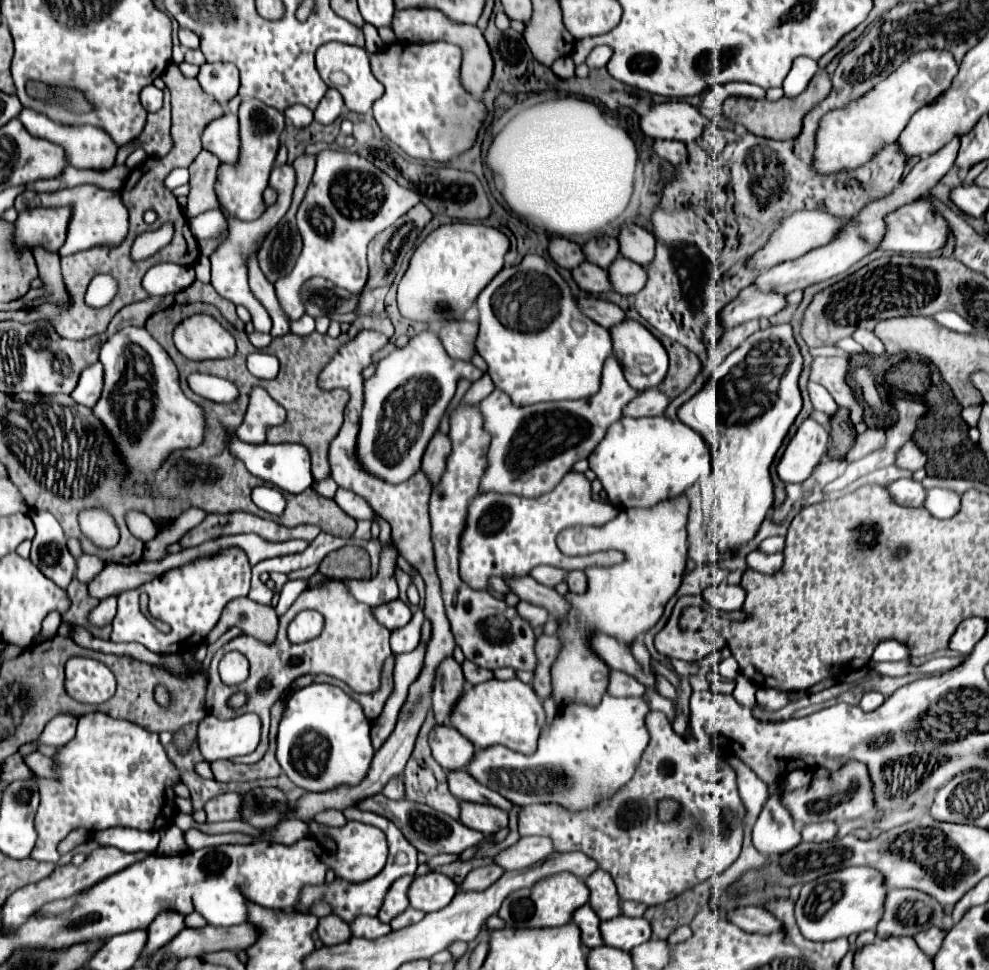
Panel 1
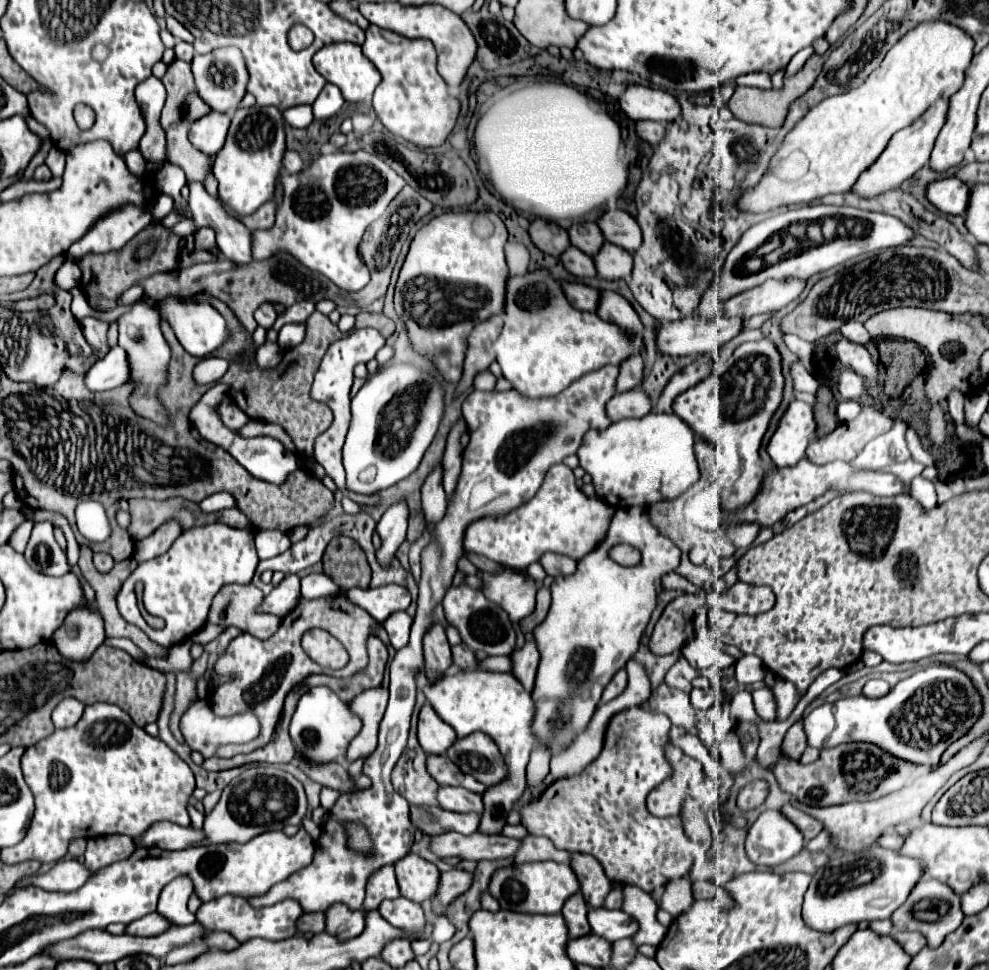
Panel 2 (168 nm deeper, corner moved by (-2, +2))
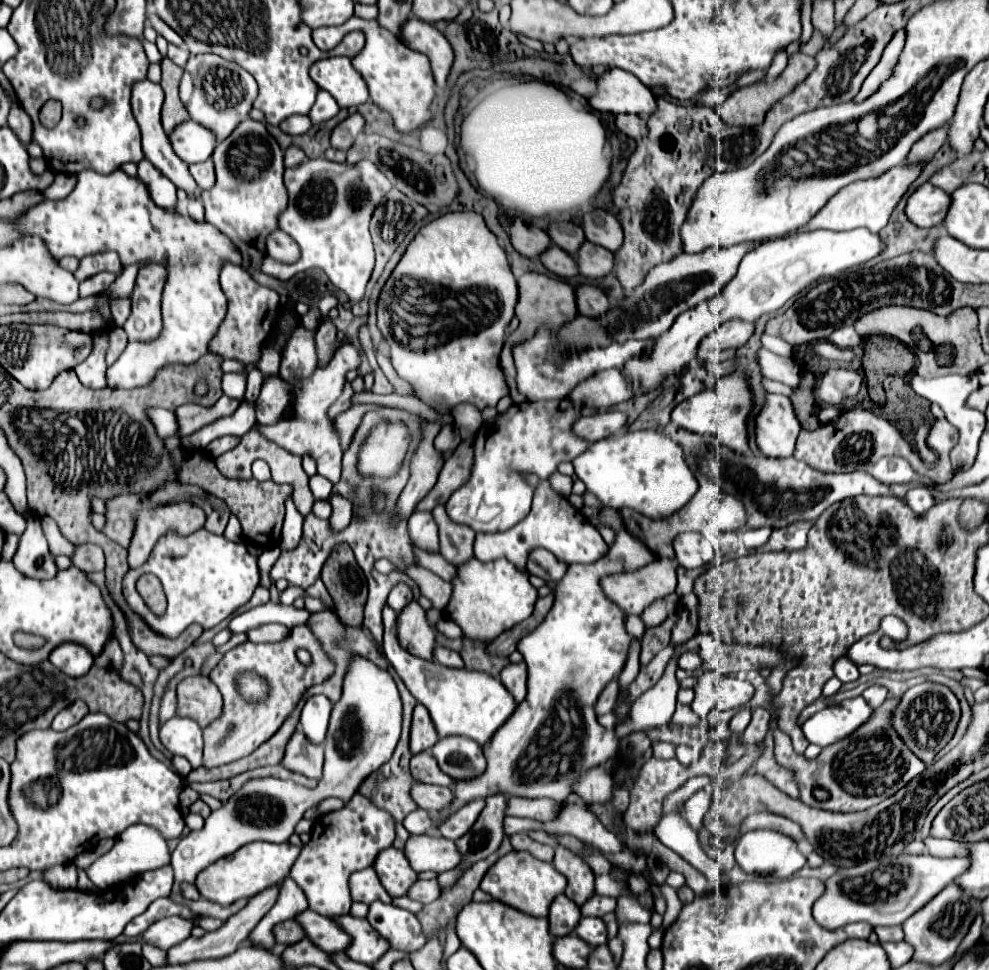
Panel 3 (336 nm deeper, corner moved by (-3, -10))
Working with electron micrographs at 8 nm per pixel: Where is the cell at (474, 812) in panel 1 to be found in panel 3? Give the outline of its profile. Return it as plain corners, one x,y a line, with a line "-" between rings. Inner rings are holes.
414,782
410,796
414,796
414,802
428,812
440,812
452,802
452,790
442,788
442,786
434,786
434,784

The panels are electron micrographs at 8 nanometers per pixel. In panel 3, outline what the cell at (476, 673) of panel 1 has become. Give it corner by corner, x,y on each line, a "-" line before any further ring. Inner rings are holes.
444,646
434,648
434,660
444,664
444,666
450,666
450,668
464,668
464,662
462,662
460,654
450,650
450,648
444,648

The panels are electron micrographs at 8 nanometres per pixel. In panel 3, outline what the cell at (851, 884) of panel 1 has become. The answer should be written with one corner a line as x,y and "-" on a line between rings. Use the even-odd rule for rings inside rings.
902,854
898,858
868,860
852,868
842,868
826,880
826,892
814,904
814,918
828,930
842,928
850,922
868,922
872,926
902,924
942,888
962,876
966,868
970,868
968,858
936,858
930,854

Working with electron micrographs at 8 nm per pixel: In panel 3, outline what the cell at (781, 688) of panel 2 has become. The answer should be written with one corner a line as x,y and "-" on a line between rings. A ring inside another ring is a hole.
888,698
886,704
882,704
880,708
874,710
874,716
870,716
870,720
866,724
862,724
862,728
854,730
850,736
846,736
846,740
838,740
838,744
822,748
822,752
814,760
808,760
806,756
796,754
792,748
790,736
786,736
782,730
778,730
778,724
774,722
772,730
774,730
774,742
776,742
776,748
774,748
776,762
794,774
796,784
800,788
800,800
804,804
808,804
812,808
832,810
832,812
866,810
866,808
890,798
902,786
906,786
914,776
918,776
926,770
924,762
918,760
918,756
914,756
914,752
910,752
910,748
906,748
906,744
902,744
902,738
898,736
898,732
892,726
892,714
894,714
894,708
898,706
898,700
900,698

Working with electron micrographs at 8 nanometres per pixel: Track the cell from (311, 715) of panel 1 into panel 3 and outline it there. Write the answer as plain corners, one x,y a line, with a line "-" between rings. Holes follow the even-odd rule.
318,694
318,696
310,696
304,702
302,708
302,716
300,716
300,726
304,730
304,734
314,742
314,744
322,744
326,738
326,730
328,730
328,720
330,720
330,712
332,712
332,704
326,696

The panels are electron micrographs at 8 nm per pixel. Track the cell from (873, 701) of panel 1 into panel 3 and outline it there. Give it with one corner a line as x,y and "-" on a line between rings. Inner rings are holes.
868,686
864,692
862,692
862,696
864,696
864,700
872,706
872,708
878,708
878,706
882,706
882,702
888,698
888,690
884,688
884,686

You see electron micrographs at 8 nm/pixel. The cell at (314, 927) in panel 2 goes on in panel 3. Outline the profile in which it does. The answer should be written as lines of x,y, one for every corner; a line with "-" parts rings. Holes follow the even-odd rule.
286,920
274,926
274,938
278,944
296,944
304,938
304,930
296,920

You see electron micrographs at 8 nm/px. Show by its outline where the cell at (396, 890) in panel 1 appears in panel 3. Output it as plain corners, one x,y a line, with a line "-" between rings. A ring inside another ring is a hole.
364,868
362,872
354,872
354,876
350,876
350,896
352,900
364,904
372,904
374,900
382,900
388,904
392,902
392,896
382,888
372,868

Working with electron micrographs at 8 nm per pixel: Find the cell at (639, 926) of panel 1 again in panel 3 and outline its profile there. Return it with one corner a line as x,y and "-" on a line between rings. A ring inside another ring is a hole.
582,918
578,928
574,928
574,932
590,946
606,944
606,926
600,918

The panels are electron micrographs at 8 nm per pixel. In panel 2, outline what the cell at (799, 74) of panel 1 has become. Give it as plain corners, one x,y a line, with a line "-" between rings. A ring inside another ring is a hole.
809,46
809,48
803,48
803,50
799,50
793,58
791,58
791,62
789,62
789,66
787,66
787,70
785,70
785,76
791,76
793,72
799,72
803,66
805,66
805,60
811,56
811,54
815,54
815,50

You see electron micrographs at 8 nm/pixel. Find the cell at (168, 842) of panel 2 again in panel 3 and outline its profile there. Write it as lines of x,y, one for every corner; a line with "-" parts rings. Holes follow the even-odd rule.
136,824
136,826
126,828
126,832
122,832
122,836
118,836
114,840
114,848
110,852
106,852
106,856
100,856
94,864
90,864
86,874
96,884
97,889
106,891
118,884
130,882
132,878
136,878
138,874
142,874
146,870
156,870
166,864
170,864
170,854
168,854
164,836
156,828

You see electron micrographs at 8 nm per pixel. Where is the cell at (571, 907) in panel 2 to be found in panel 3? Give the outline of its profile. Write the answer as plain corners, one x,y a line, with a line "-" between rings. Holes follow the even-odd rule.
566,896
554,898
554,904
550,904
548,912
548,924
550,924
550,934
552,936
566,936
574,932
574,926
580,920
580,908

